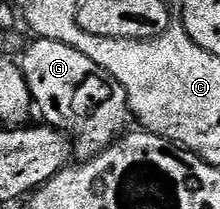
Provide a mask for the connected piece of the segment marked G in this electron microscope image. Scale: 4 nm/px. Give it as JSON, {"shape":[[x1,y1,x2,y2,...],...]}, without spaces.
{"shape":[[36,38,33,41,23,49,18,63,30,86,32,103,38,109,38,116,40,112,44,119,41,121,47,127,57,128,71,137,75,155,81,161,99,156,115,144,129,127,130,109,126,90,109,72,102,70,98,62,90,62,82,50,74,50,74,46,53,40]]}

